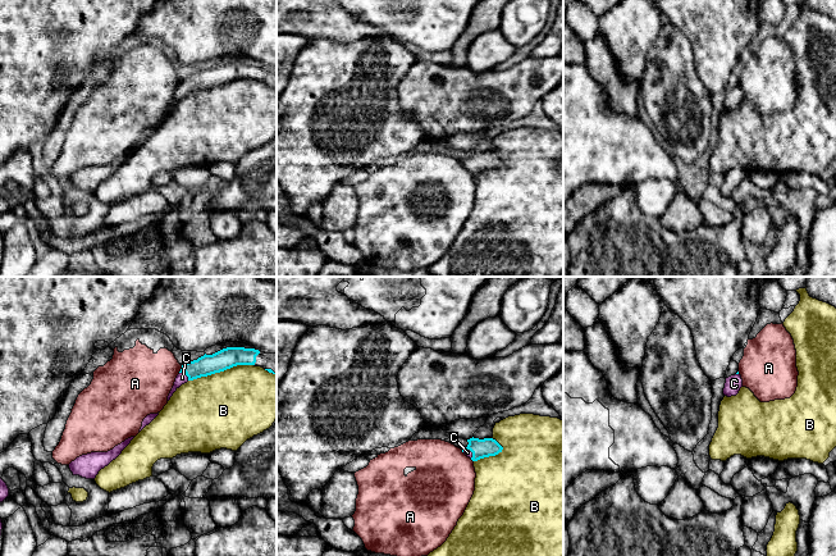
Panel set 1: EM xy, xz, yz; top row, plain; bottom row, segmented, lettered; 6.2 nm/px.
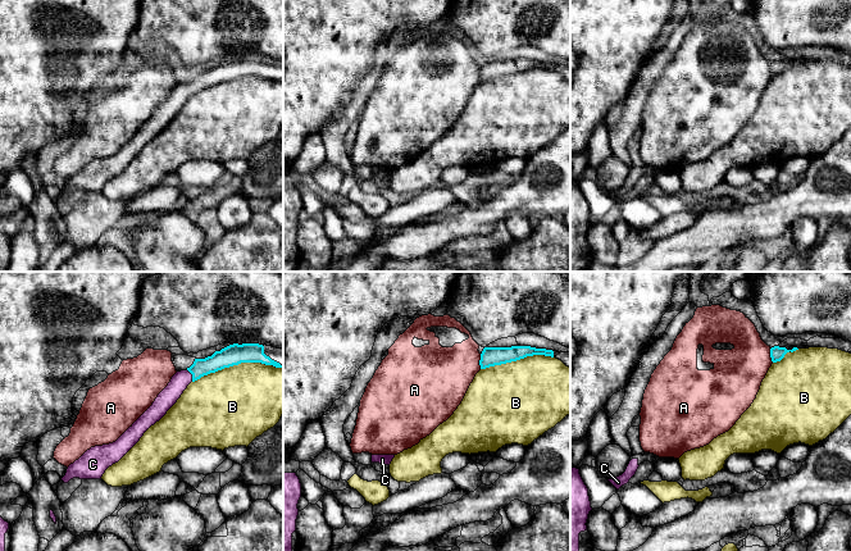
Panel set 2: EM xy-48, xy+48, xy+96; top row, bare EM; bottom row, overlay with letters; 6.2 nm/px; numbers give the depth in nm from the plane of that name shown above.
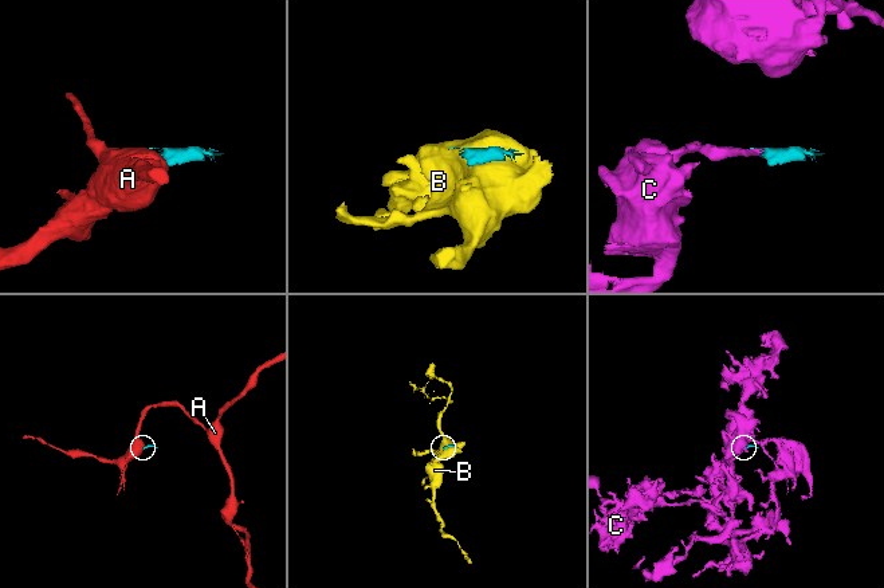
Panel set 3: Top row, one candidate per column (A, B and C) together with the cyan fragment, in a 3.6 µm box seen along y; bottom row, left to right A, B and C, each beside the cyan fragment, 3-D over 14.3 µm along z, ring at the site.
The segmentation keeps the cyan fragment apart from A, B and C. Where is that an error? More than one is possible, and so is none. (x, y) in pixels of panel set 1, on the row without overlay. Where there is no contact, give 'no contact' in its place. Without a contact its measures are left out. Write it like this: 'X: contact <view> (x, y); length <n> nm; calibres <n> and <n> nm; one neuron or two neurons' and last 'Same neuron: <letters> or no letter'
A: contact xy (181, 82); length 50 nm; calibres 130 and 360 nm; two neurons
B: contact xy (220, 83); length 420 nm; calibres 130 and 480 nm; two neurons
C: contact xy (186, 87); length 80 nm; calibres 130 and 70 nm; one neuron
Same neuron: C

